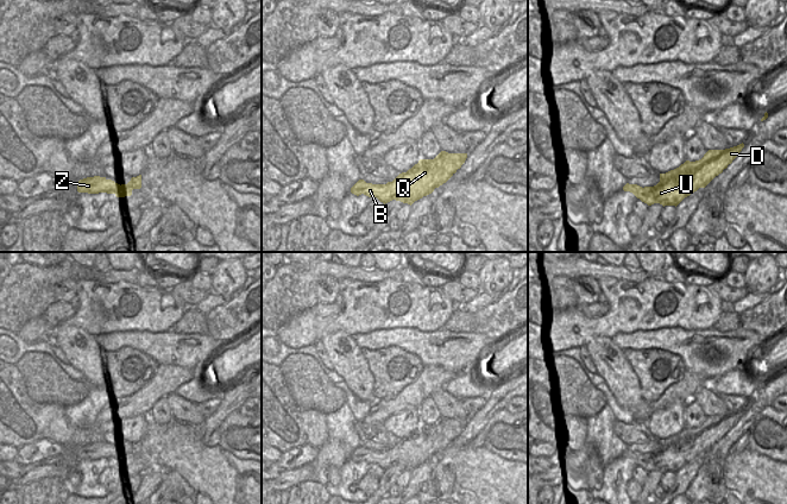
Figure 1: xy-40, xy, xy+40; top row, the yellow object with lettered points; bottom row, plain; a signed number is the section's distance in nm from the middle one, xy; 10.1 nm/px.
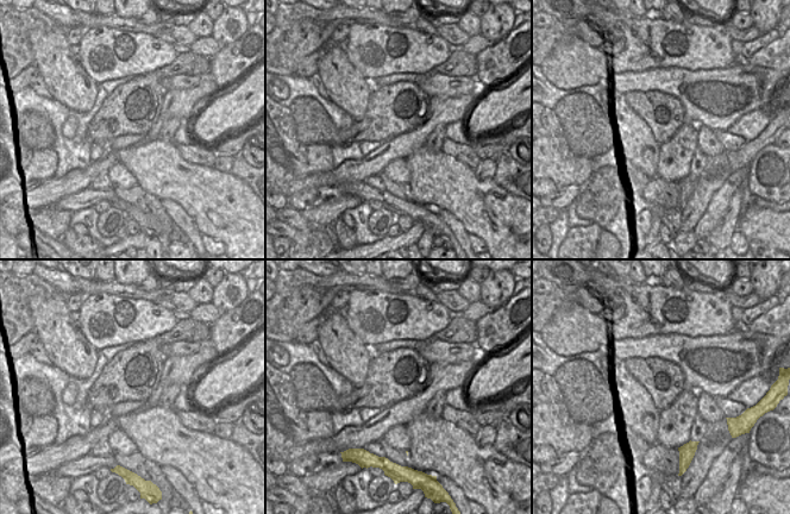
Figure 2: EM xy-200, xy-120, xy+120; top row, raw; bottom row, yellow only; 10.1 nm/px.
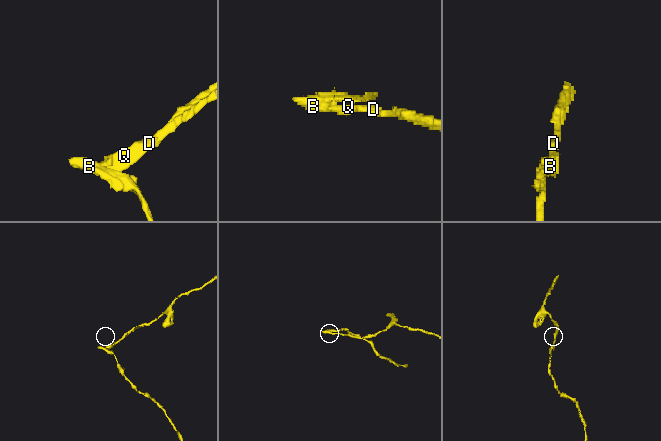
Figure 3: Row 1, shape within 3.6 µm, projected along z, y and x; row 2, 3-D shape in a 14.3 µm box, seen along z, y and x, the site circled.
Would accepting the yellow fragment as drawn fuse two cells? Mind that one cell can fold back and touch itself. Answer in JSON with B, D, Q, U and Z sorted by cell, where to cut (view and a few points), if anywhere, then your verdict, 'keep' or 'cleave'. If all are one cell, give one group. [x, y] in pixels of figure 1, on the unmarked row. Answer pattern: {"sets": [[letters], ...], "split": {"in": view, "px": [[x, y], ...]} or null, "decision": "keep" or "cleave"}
{"sets": [["B", "Z"], ["D", "Q", "U"]], "split": {"in": "xy+40", "px": [[655, 453], [653, 458], [636, 462]]}, "decision": "cleave"}

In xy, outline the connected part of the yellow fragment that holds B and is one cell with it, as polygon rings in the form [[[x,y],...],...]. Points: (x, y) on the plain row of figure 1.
[[[359,446],[352,454],[351,459],[359,462],[361,460],[369,464],[378,464],[384,459],[388,459],[389,454],[386,451],[372,451],[366,449],[364,446]]]

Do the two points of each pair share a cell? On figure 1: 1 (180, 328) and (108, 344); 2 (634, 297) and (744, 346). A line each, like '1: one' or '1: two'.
1: two
2: two

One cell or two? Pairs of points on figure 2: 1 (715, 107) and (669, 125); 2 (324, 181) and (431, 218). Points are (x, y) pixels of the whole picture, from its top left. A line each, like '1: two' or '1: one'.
1: two
2: two

